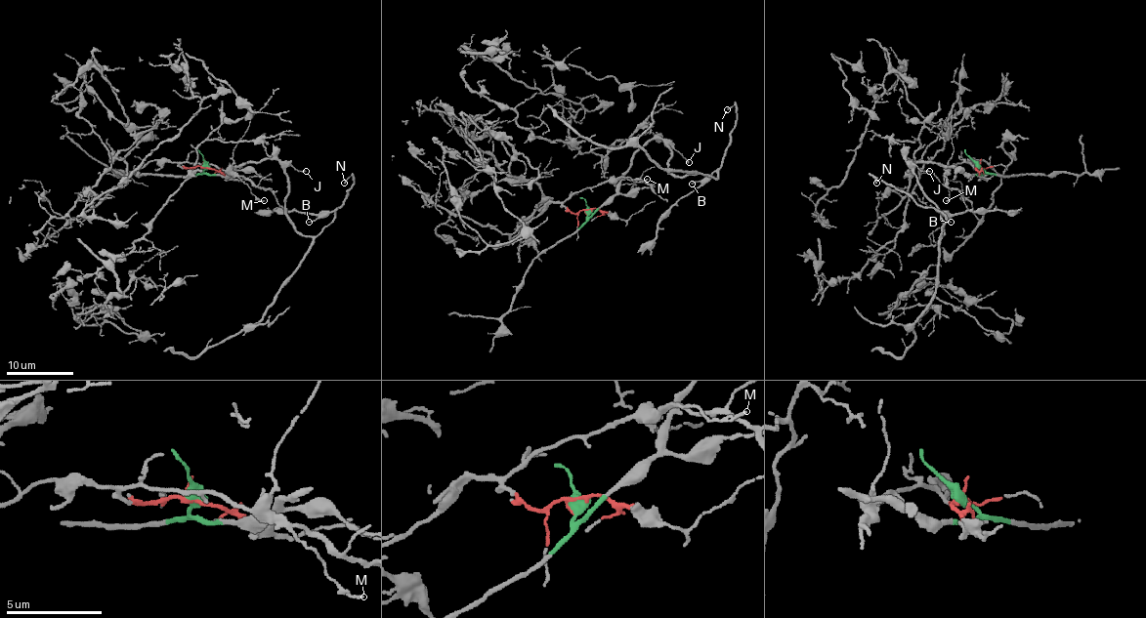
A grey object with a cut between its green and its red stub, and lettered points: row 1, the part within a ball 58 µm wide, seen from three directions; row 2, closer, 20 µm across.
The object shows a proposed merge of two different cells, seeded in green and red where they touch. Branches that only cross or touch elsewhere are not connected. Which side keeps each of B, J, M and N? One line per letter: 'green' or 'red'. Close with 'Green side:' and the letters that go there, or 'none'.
B: green
J: green
M: red
N: green
Green side: B, J, N

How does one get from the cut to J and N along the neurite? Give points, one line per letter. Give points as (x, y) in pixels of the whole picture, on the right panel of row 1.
J: (976, 166), (983, 173), (964, 175), (952, 166), (906, 158), (929, 172)
N: (976, 166), (983, 173), (964, 175), (906, 158), (938, 210), (941, 235), (945, 217), (874, 177), (875, 184)

